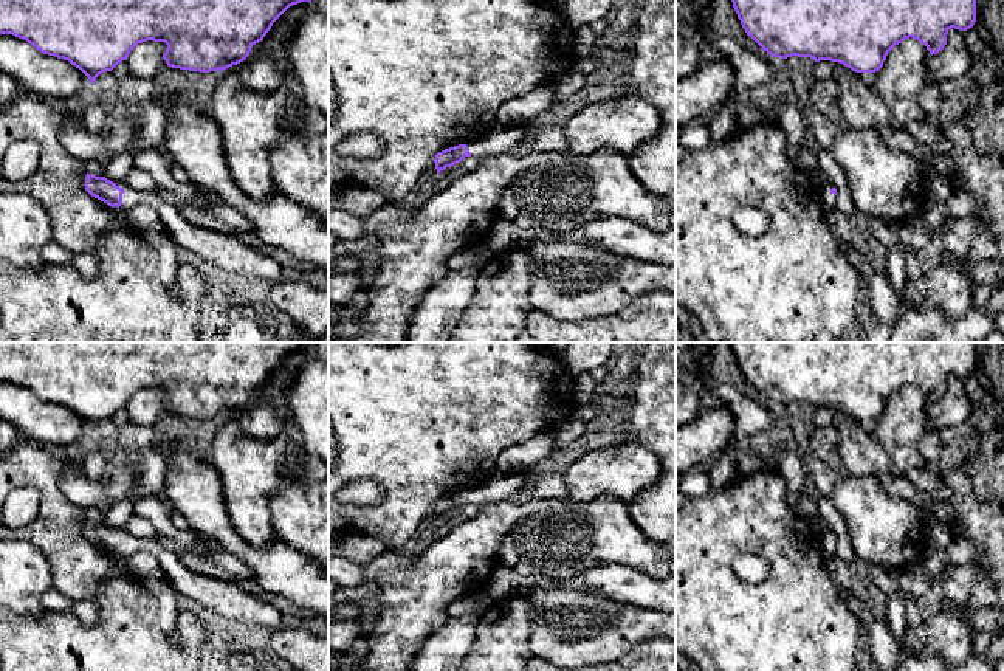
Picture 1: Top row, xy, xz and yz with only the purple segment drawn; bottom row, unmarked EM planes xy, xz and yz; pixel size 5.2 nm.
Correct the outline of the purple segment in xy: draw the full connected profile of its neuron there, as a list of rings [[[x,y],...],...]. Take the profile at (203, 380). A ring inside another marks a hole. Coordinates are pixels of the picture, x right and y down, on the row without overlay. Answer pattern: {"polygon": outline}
{"polygon": [[[0,342],[0,381],[26,387],[37,398],[68,408],[91,431],[143,389],[164,389],[167,414],[189,418],[223,418],[243,409],[251,395],[262,389],[273,370],[293,352],[311,350],[313,342]]]}

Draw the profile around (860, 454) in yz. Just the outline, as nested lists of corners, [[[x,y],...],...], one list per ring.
[[[834,409],[834,418],[840,434],[837,449],[843,462],[844,474],[872,476],[891,497],[906,501],[914,507],[931,504],[934,516],[951,532],[951,542],[947,547],[948,563],[951,566],[964,566],[981,559],[981,547],[975,541],[964,538],[958,528],[951,502],[936,502],[930,493],[917,490],[906,476],[892,474],[889,470],[889,457],[872,435],[860,426],[860,420],[838,409]]]

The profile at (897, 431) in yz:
[[[905,386],[886,403],[883,414],[875,418],[872,439],[889,457],[889,470],[906,476],[911,470],[925,468],[919,440],[934,431],[927,422],[930,398],[917,386]]]

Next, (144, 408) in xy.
[[[147,387],[138,391],[127,404],[127,412],[132,425],[149,426],[161,422],[167,411],[163,406],[167,392],[164,389]]]

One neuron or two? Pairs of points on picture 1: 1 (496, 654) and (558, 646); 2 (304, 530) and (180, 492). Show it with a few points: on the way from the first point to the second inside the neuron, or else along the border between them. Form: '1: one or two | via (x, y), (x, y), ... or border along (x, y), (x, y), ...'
1: two | border along (533, 614), (529, 639), (530, 654)
2: two | border along (276, 535), (307, 555)

